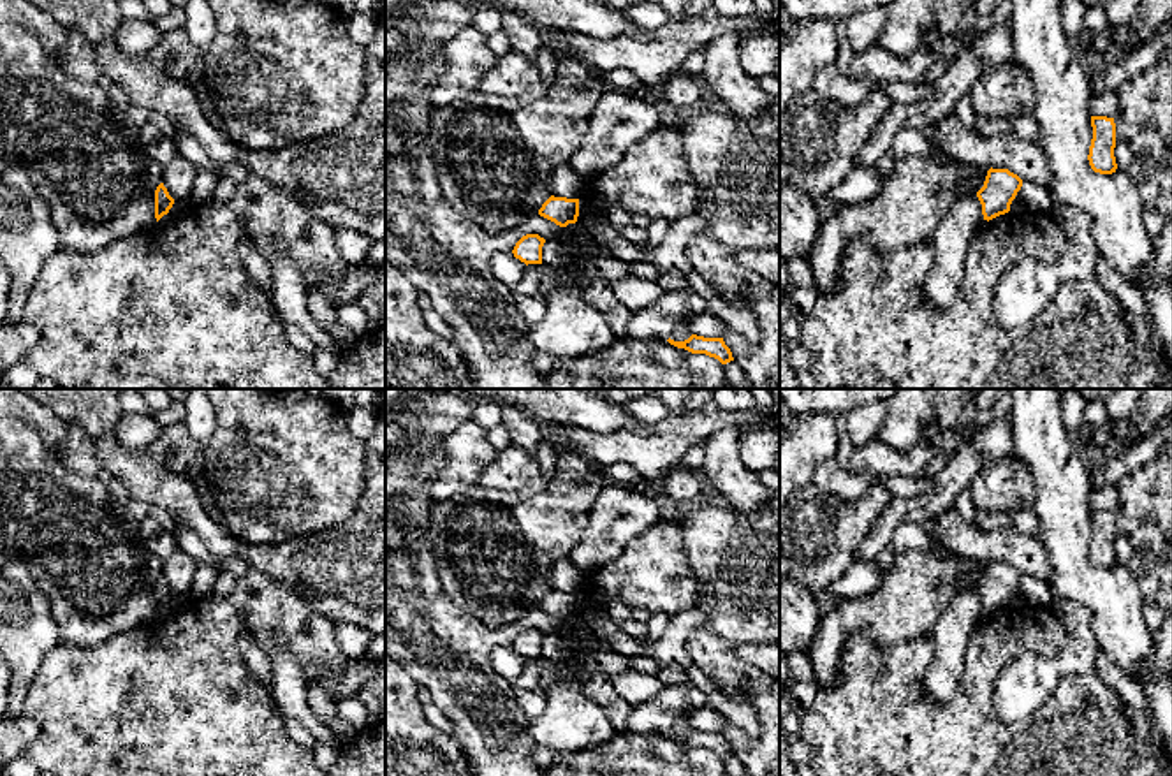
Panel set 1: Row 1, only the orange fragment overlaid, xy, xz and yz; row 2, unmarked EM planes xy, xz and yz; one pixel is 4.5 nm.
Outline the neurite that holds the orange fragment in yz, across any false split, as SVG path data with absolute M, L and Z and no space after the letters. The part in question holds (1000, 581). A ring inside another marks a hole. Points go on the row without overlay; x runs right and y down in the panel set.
M989 563L984 581L977 586L984 614L993 614L1010 605L1010 598L1022 581L1022 574L1008 563Z

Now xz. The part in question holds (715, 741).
M692 728L685 736L674 736L670 732L667 736L670 739L674 739L678 743L685 743L692 748L706 748L709 751L714 751L722 758L727 758L727 757L734 755L732 746L725 739L723 732L704 732L704 730Z

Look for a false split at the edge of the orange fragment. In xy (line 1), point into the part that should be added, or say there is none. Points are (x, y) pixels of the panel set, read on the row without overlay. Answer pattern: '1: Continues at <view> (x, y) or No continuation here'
1: No continuation here

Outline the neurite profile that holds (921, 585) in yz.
M933 549L901 551L876 591L825 605L809 648L817 686L834 686L850 633L864 633L878 648L890 648L931 633L934 623L959 591L977 591L977 586L968 579L971 561L950 549L943 553Z

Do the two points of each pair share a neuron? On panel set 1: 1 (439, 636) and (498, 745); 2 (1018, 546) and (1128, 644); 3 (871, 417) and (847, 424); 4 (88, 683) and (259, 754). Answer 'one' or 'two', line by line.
1: one
2: two
3: one
4: one

